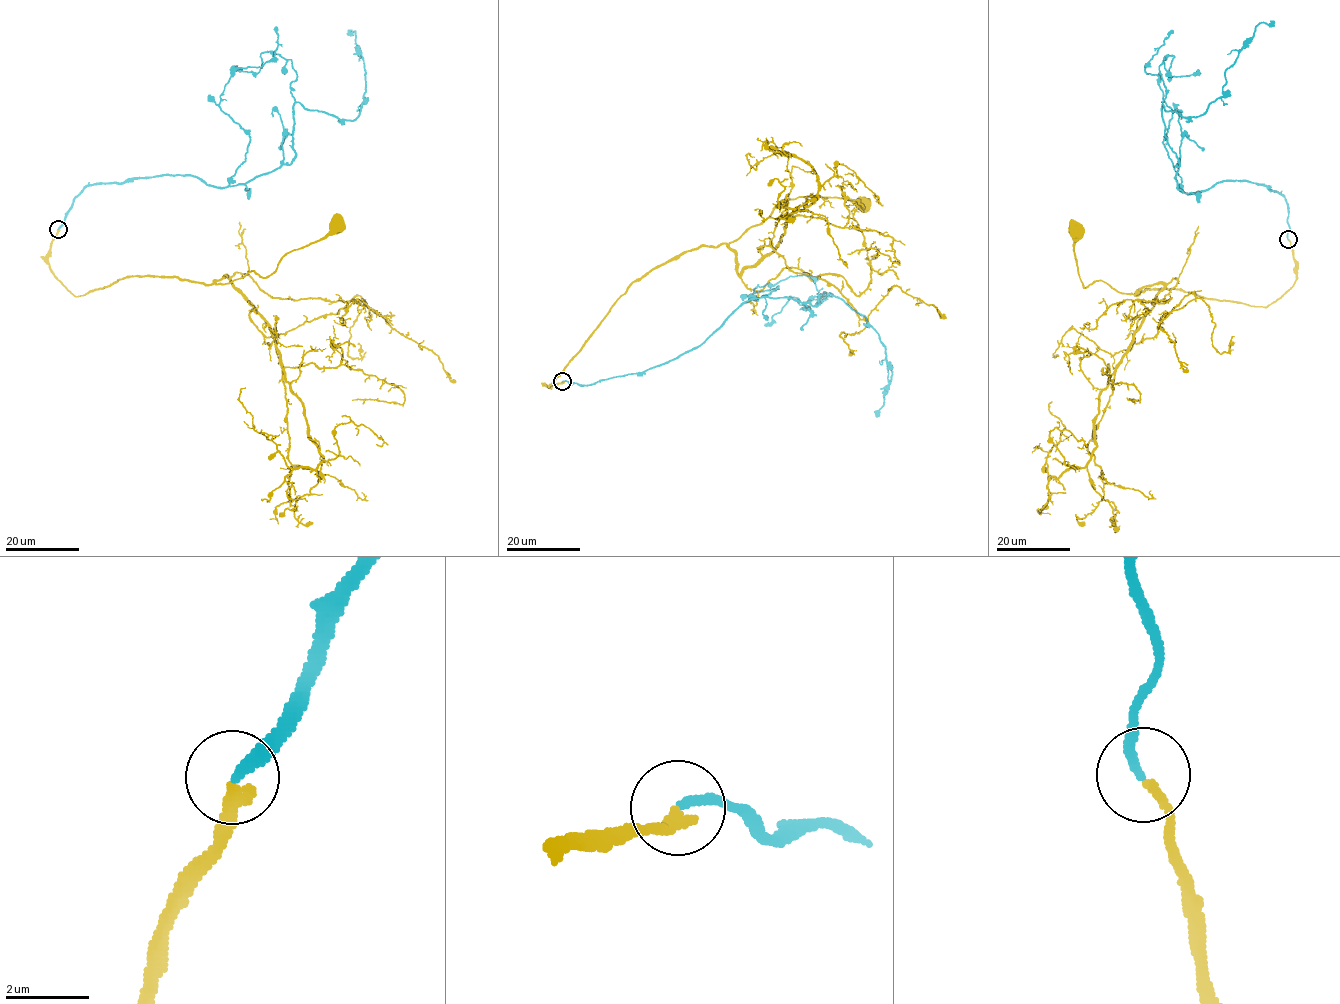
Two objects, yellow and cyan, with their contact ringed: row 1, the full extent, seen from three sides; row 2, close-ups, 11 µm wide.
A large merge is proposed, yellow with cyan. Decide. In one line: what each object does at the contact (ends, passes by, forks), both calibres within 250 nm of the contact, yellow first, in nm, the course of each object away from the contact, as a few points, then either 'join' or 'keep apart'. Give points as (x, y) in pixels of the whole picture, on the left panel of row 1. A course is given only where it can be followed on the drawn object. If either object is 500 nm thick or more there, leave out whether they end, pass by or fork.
yellow ends | cyan ends | 200/240 nm | yellow via (58, 229), (48, 264), (74, 296), (135, 276), (207, 284), (254, 270), (269, 277), (287, 253), (337, 225) | cyan via (58, 228), (91, 184), (227, 187), (289, 164), (296, 102), (360, 111), (349, 31) | join

